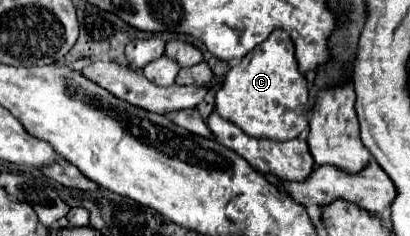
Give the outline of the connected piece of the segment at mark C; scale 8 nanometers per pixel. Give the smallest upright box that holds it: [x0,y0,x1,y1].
[215,29,309,141]

